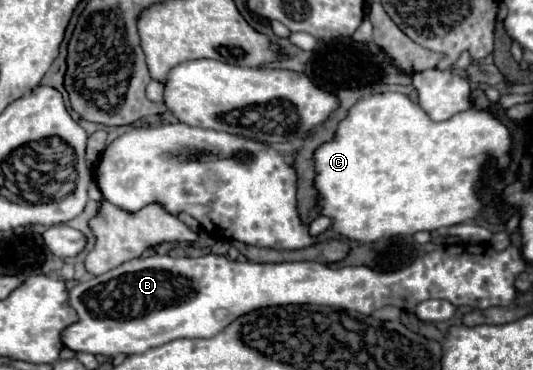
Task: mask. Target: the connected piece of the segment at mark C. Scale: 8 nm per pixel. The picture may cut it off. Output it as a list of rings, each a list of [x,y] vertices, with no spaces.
[[[382,92],[382,94],[374,94],[374,96],[368,96],[368,98],[360,98],[350,110],[348,110],[348,116],[344,120],[340,120],[334,136],[330,142],[324,142],[322,146],[318,146],[314,150],[314,188],[318,192],[318,208],[320,208],[320,214],[322,216],[328,216],[332,220],[332,230],[342,234],[344,238],[348,240],[356,240],[356,242],[362,242],[362,244],[370,244],[370,242],[376,242],[380,238],[392,238],[392,236],[406,236],[406,234],[416,234],[420,230],[438,230],[438,228],[448,228],[448,226],[454,226],[454,224],[460,224],[460,222],[466,222],[470,218],[474,218],[482,204],[478,200],[478,182],[482,180],[482,170],[484,170],[484,162],[494,158],[500,166],[506,166],[510,162],[510,144],[512,144],[512,138],[510,138],[510,132],[508,128],[498,120],[494,118],[490,112],[484,112],[484,110],[466,110],[466,112],[460,112],[456,114],[454,118],[450,120],[444,120],[444,122],[430,122],[430,118],[426,118],[426,112],[416,104],[412,102],[406,94],[400,94],[400,92]]]

